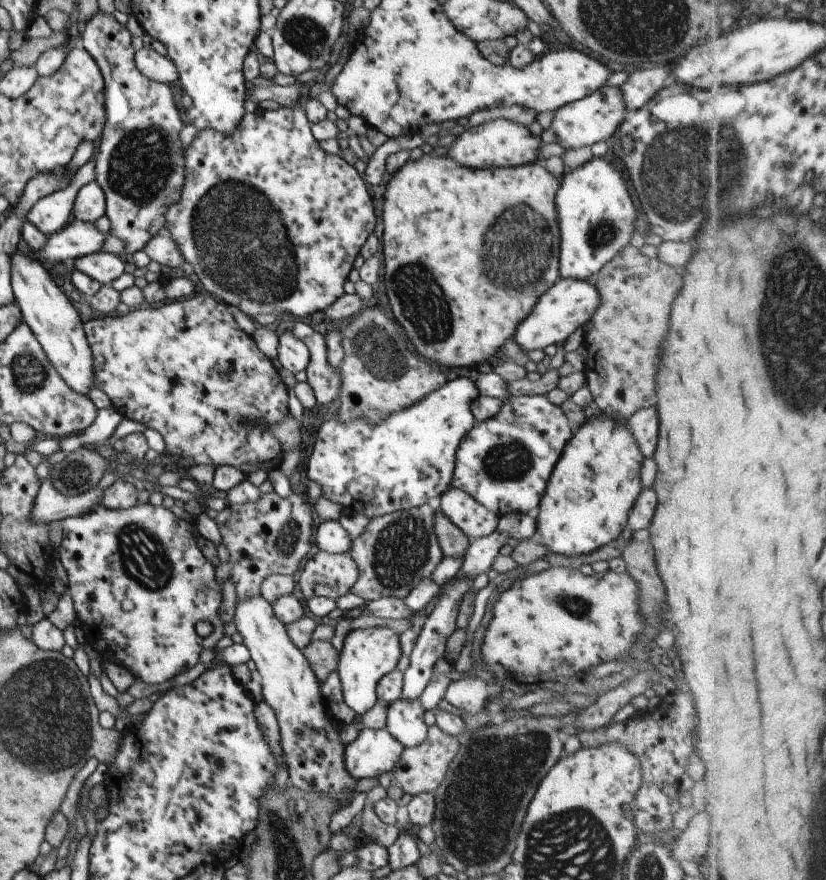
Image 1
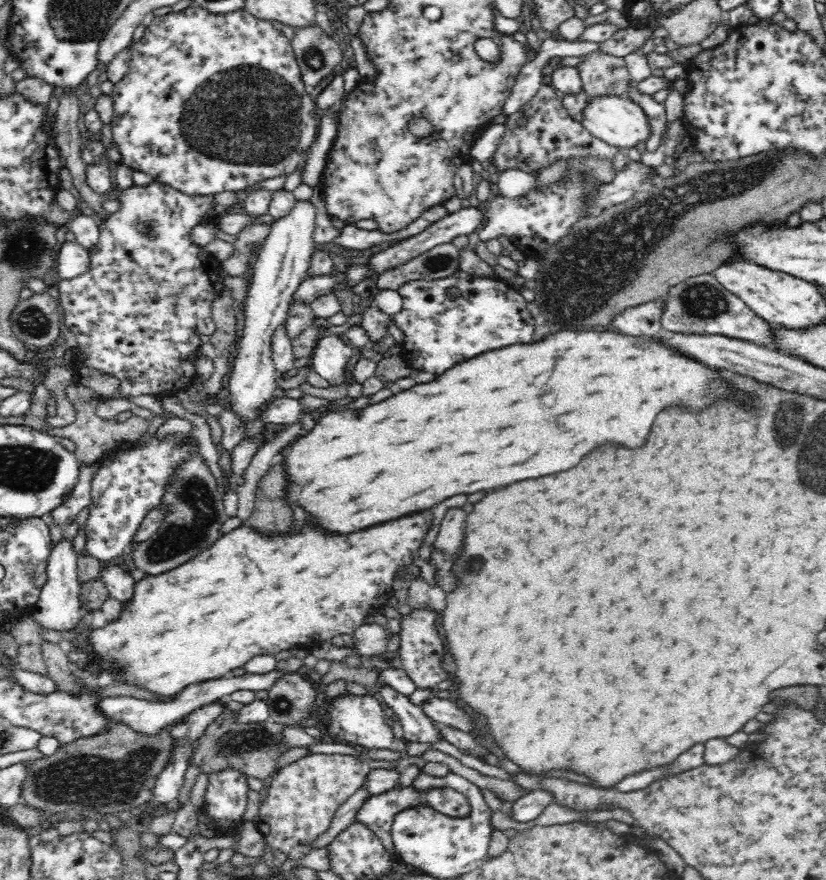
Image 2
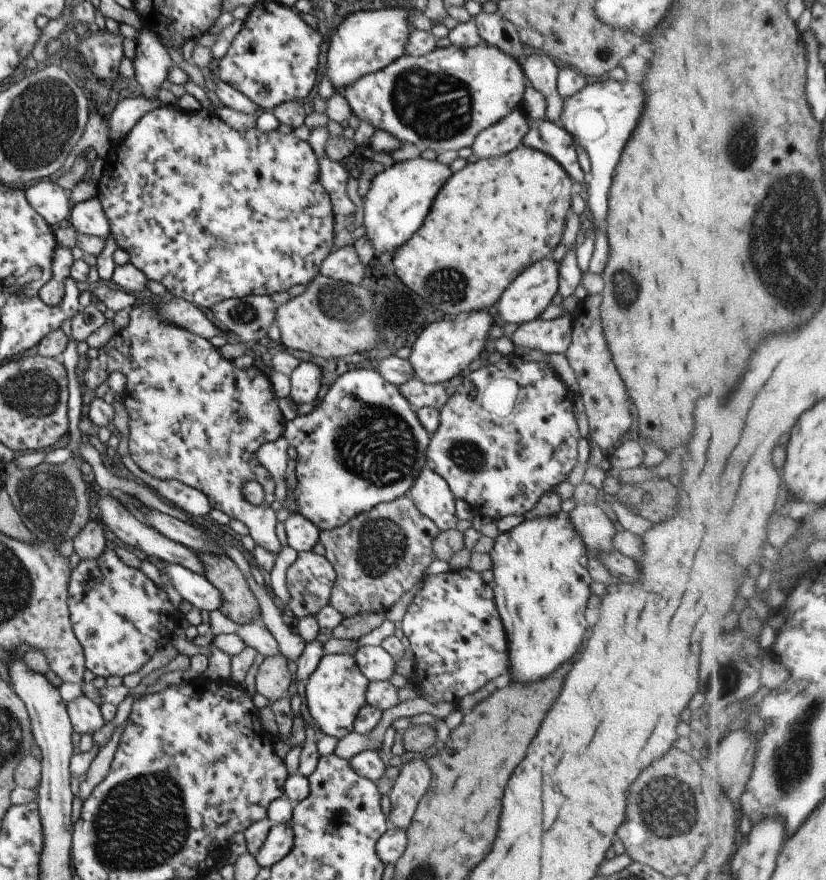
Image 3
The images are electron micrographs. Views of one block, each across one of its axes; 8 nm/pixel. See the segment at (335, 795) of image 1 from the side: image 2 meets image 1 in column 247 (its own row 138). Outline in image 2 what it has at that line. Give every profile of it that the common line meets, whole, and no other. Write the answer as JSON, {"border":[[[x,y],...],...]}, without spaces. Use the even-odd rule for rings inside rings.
{"border":[[[598,96],[594,100],[590,99],[587,105],[582,125],[588,129],[595,137],[603,140],[610,146],[628,150],[636,148],[640,144],[646,144],[652,136],[649,115],[640,108],[636,102],[629,97],[620,96]]]}

